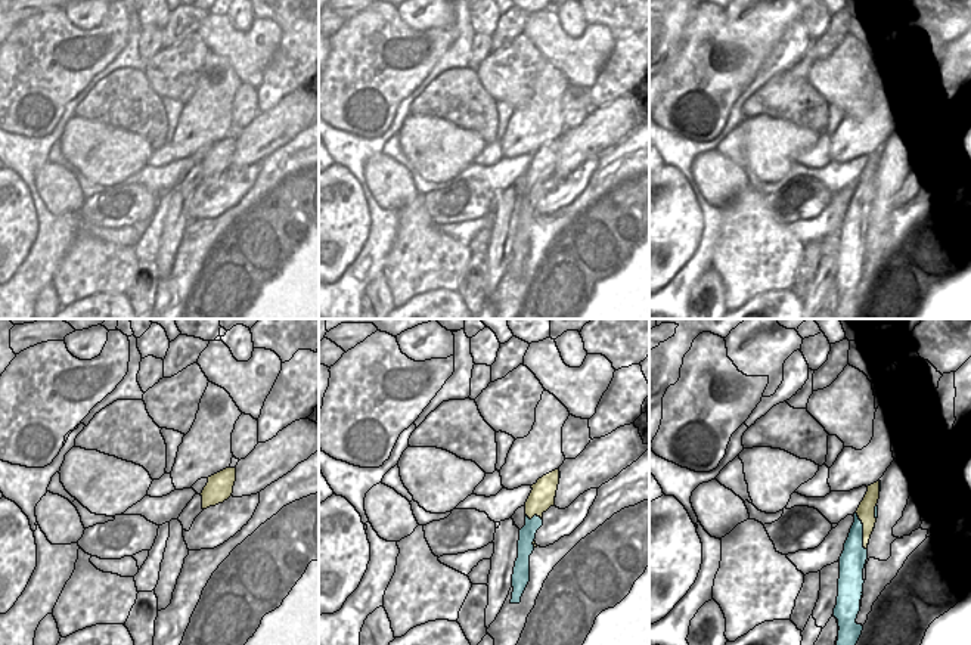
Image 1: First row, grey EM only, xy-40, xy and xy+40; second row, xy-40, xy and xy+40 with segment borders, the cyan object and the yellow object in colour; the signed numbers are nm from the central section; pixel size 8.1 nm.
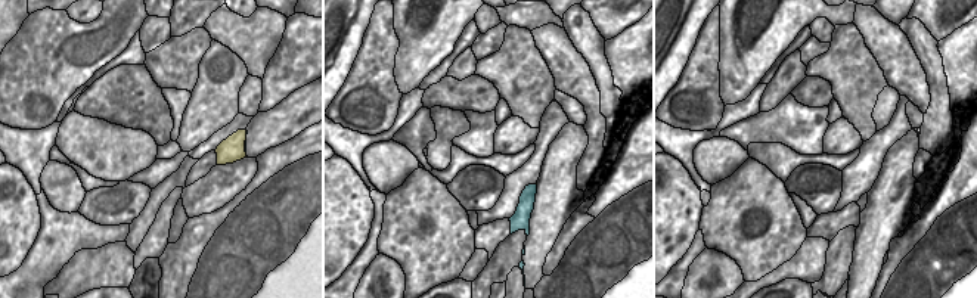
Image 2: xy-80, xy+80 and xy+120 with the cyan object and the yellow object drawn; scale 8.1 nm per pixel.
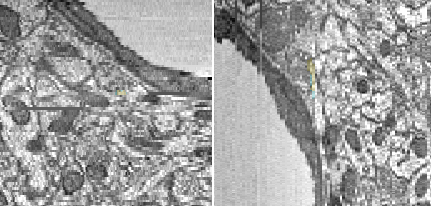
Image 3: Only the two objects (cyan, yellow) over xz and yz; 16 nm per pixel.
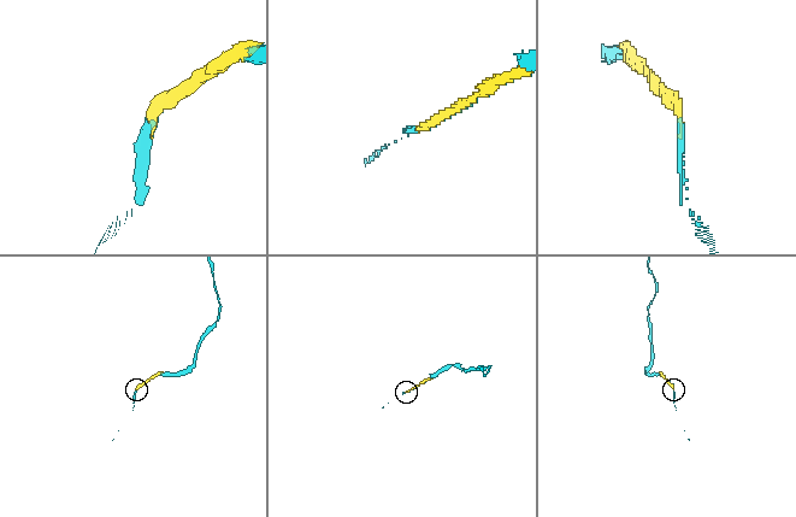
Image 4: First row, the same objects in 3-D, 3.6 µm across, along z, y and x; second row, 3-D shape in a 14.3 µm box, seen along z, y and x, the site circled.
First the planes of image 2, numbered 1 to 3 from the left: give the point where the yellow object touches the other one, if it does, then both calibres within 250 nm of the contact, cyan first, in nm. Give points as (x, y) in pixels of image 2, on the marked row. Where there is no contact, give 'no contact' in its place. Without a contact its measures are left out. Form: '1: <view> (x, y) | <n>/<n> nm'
1: xy-80 (245, 146) | 20/200 nm
2: no contact
3: no contact

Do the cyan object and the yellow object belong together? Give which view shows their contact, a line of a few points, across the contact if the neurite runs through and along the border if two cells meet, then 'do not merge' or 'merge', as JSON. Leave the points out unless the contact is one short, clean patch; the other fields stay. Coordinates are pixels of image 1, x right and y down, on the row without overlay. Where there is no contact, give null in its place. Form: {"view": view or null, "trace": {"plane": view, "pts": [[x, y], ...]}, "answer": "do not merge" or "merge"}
{"view": "xy+40", "answer": "merge"}

